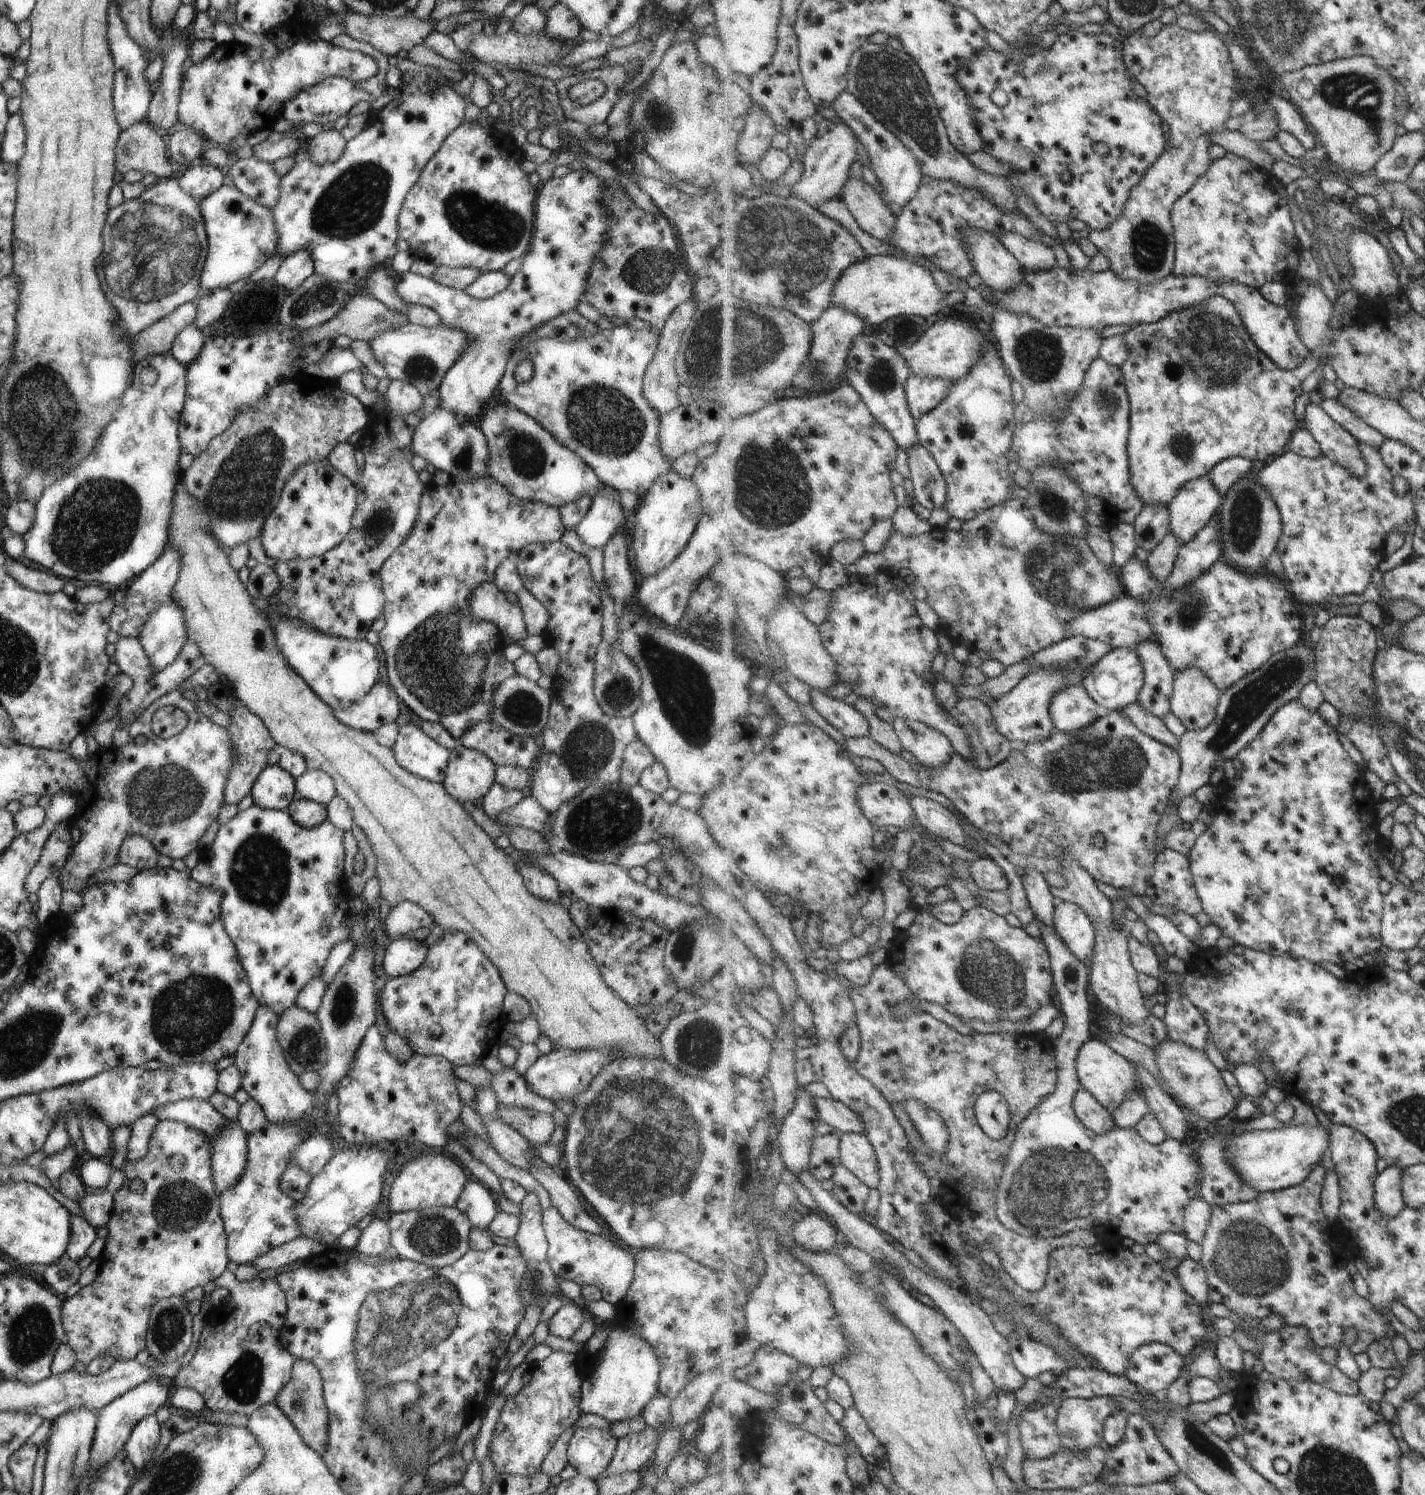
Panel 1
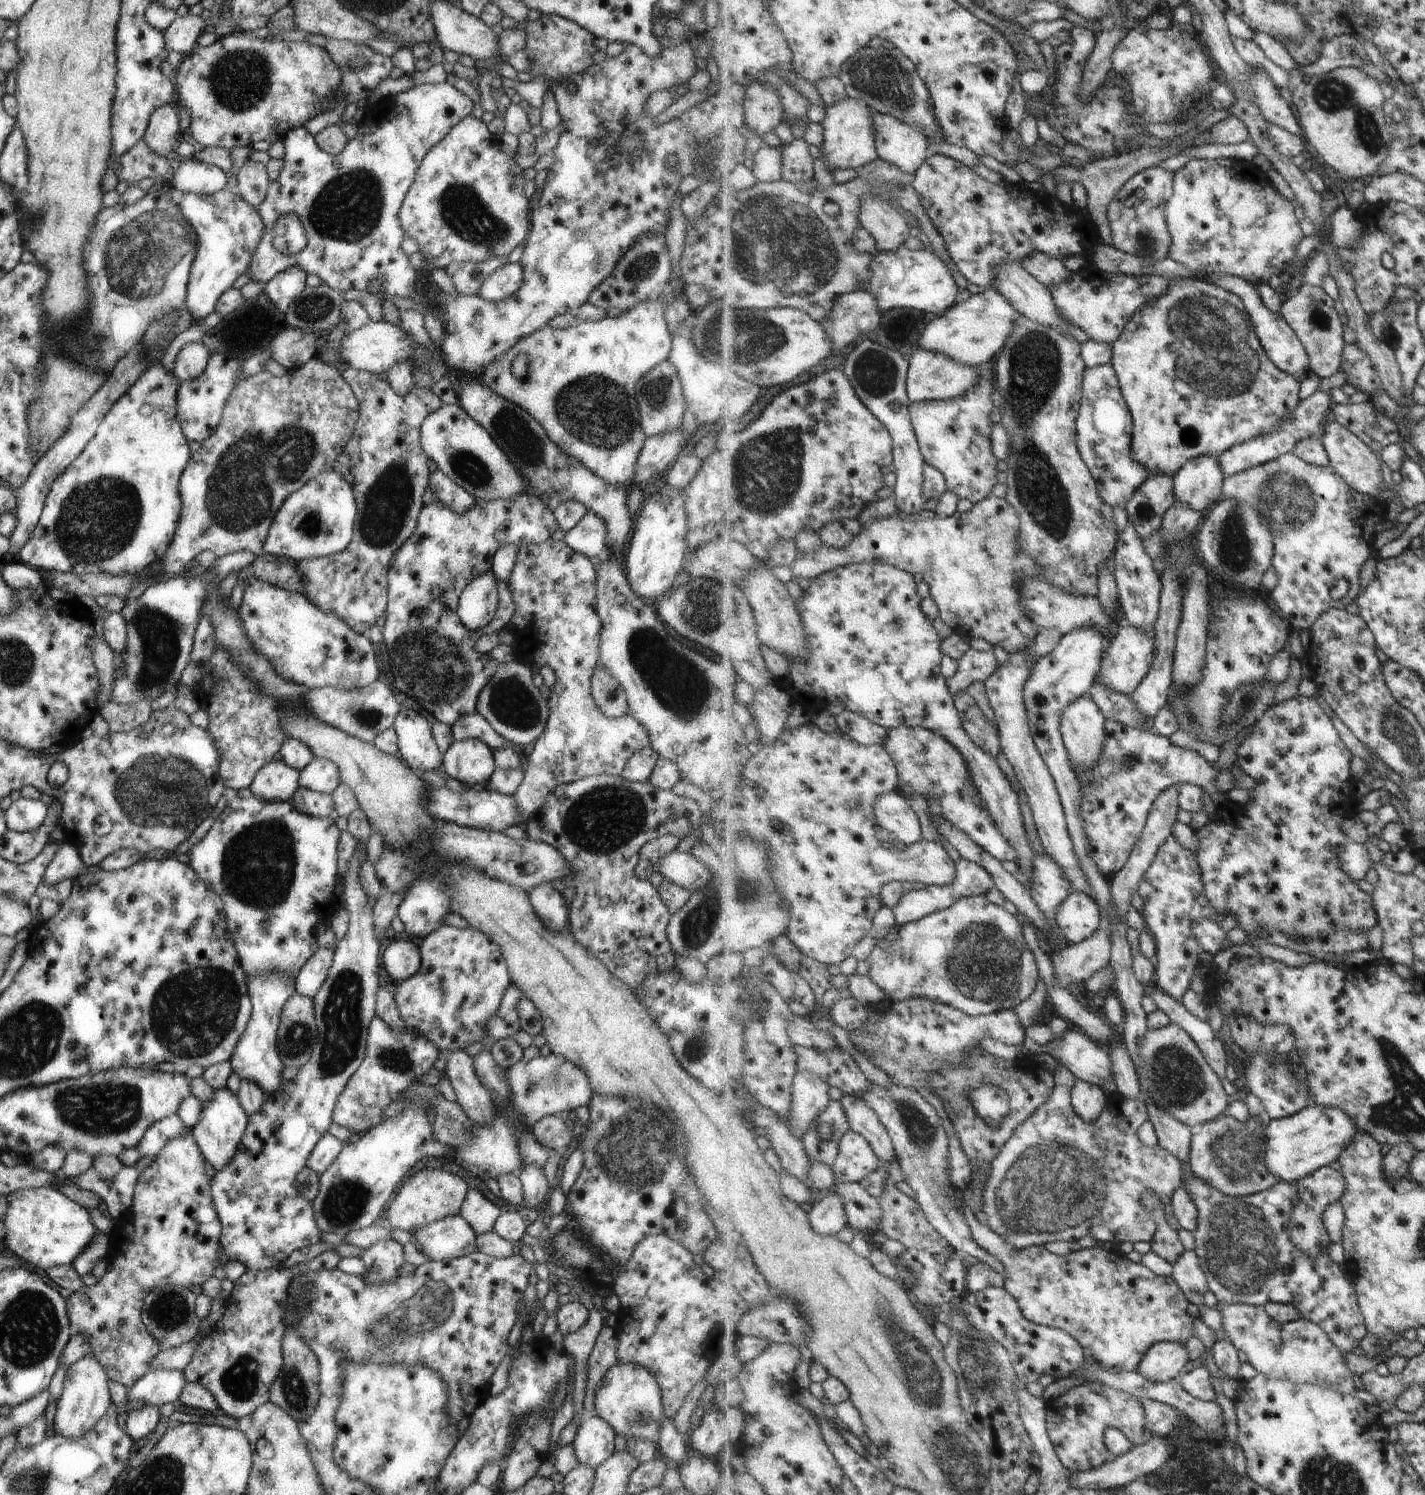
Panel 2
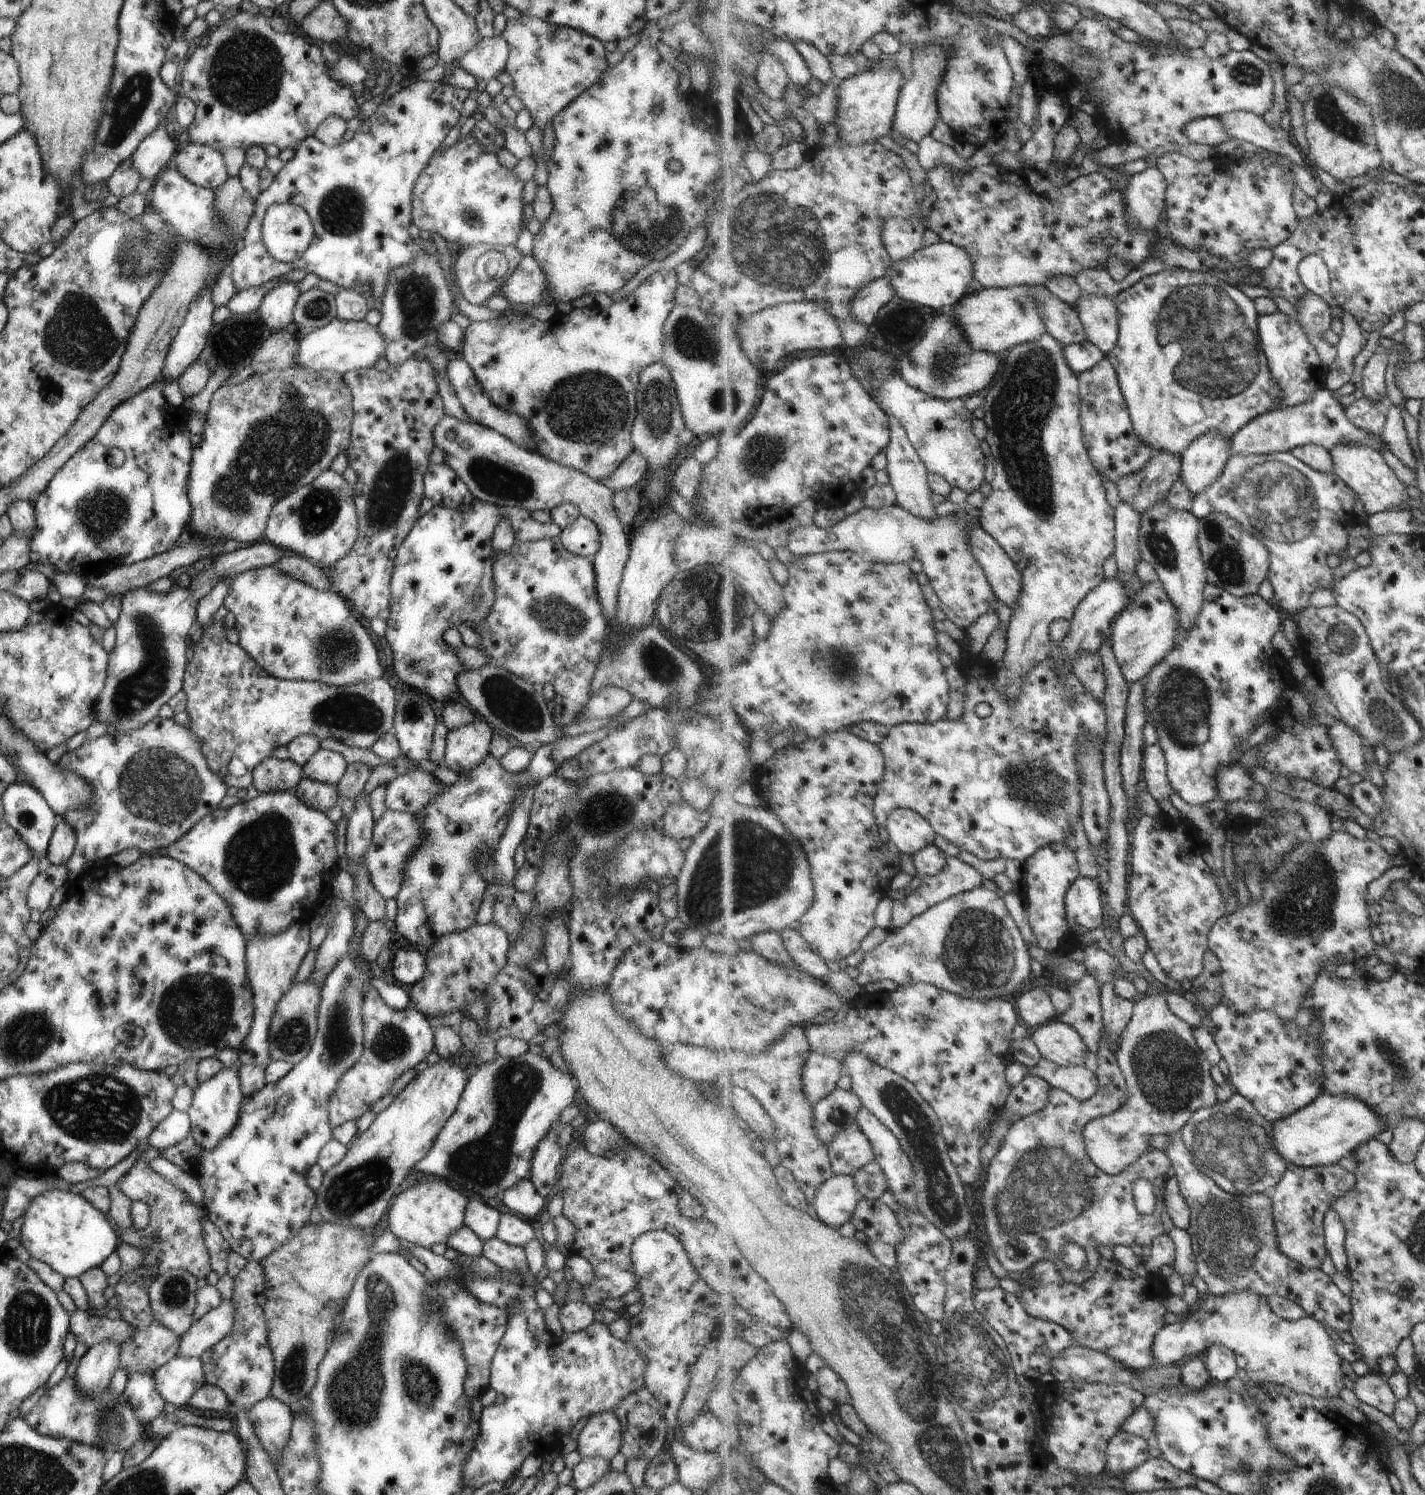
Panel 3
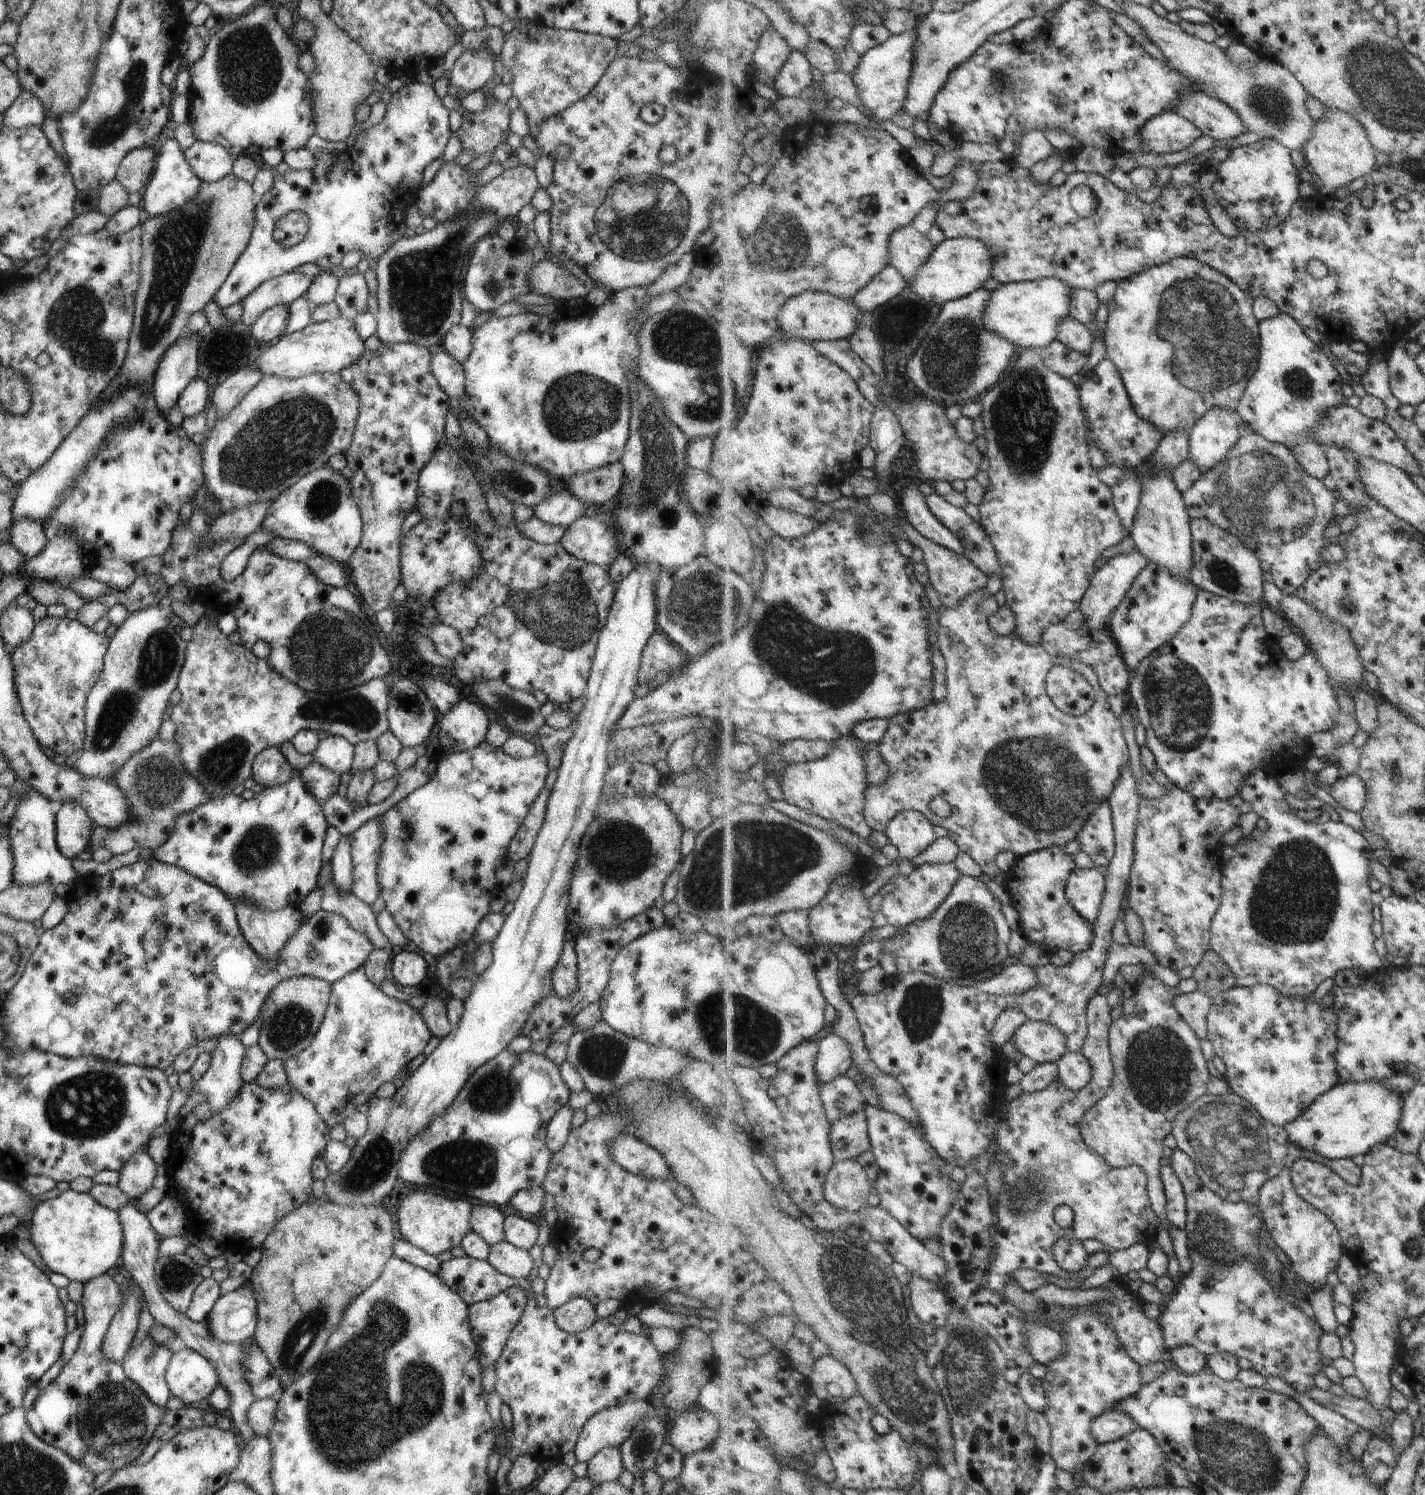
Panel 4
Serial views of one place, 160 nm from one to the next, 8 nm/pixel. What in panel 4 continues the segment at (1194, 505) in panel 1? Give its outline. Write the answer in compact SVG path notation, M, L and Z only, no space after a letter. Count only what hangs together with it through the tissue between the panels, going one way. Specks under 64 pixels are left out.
M1215 407L1207 415L1202 416L1196 426L1190 430L1189 458L1196 462L1196 465L1202 470L1202 474L1211 471L1219 463L1225 462L1228 459L1229 451L1242 438L1236 416L1236 411L1228 411L1221 407Z

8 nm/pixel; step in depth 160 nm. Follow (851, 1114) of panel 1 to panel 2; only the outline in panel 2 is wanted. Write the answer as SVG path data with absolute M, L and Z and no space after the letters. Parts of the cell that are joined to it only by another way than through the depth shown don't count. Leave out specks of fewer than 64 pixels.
M844 1095L840 1102L845 1114L847 1114L852 1131L861 1134L872 1145L880 1162L887 1164L887 1162L897 1160L892 1137L884 1124L881 1124L875 1110L869 1108L864 1100L854 1095Z

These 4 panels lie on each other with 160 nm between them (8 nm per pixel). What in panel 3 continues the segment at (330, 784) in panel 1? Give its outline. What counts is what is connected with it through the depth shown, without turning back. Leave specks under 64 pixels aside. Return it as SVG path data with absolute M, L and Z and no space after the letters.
M317 749L317 752L301 766L302 776L317 782L335 785L343 776L347 765L343 756L337 751Z

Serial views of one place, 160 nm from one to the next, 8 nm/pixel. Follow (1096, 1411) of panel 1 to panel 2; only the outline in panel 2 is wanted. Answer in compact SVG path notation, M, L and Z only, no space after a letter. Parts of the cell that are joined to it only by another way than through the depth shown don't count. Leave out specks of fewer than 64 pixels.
M1085 1382L1082 1386L1071 1388L1061 1398L1047 1400L1047 1428L1055 1452L1063 1465L1075 1470L1095 1470L1106 1464L1110 1454L1105 1445L1105 1430L1121 1430L1137 1446L1147 1444L1151 1434L1145 1430L1145 1403L1128 1393L1099 1383Z

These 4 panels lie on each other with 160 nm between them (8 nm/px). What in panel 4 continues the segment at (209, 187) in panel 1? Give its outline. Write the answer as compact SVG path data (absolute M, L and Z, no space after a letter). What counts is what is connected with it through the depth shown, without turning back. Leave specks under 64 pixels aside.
M195 140L183 150L193 174L205 183L218 181L232 169L232 157L221 145Z

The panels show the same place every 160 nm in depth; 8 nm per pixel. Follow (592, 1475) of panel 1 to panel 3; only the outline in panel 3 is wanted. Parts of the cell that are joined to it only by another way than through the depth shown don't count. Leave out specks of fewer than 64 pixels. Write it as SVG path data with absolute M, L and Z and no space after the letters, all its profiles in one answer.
M612 1410L592 1414L579 1431L576 1451L581 1457L609 1460L621 1444L621 1425Z

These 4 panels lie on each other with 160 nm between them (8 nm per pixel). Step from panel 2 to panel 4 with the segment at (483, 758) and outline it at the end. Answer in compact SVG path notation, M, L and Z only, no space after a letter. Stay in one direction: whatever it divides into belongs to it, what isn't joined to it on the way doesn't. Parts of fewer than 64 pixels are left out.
M461 699L439 723L438 741L445 752L461 752L484 740L491 715L481 704Z

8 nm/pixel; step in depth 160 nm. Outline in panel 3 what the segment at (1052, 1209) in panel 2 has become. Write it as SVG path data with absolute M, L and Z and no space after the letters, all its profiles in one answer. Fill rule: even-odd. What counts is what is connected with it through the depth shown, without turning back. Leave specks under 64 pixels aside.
M1106 1036L1102 1041L1100 1058L1097 1060L1097 1076L1100 1082L1100 1090L1088 1101L1081 1102L1077 1097L1071 1096L1066 1090L1055 1089L1050 1095L1048 1105L1035 1114L1013 1123L1004 1136L996 1155L991 1160L985 1174L985 1181L979 1179L975 1184L964 1184L967 1192L967 1207L973 1216L974 1228L972 1234L982 1244L990 1242L1000 1264L1011 1272L1030 1270L1040 1260L1052 1260L1061 1276L1065 1280L1081 1284L1089 1280L1099 1268L1099 1244L1113 1248L1114 1246L1133 1246L1139 1244L1151 1246L1158 1236L1165 1234L1165 1228L1161 1225L1163 1218L1159 1215L1161 1206L1151 1214L1142 1214L1136 1206L1137 1198L1133 1194L1136 1180L1150 1180L1158 1191L1159 1198L1165 1196L1165 1186L1173 1173L1172 1160L1166 1151L1153 1149L1136 1163L1130 1164L1118 1175L1110 1175L1104 1169L1099 1168L1089 1156L1085 1144L1084 1130L1091 1121L1105 1117L1123 1108L1130 1099L1130 1092L1125 1075L1118 1063L1118 1058L1106 1042ZM1070 1242L1081 1247L1087 1256L1088 1265L1082 1271L1072 1271L1069 1266L1063 1264L1061 1252Z

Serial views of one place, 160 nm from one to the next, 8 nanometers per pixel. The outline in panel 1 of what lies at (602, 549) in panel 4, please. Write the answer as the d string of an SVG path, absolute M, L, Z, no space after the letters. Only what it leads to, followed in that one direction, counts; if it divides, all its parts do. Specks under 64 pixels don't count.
M610 486L599 487L591 499L588 511L574 531L587 546L601 548L625 519L619 505L619 492Z

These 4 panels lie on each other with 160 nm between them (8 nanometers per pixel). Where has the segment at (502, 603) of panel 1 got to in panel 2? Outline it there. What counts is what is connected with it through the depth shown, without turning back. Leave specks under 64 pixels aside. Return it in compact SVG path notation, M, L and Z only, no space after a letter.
M489 571L469 582L458 598L458 618L467 630L487 625L498 608L494 575Z

